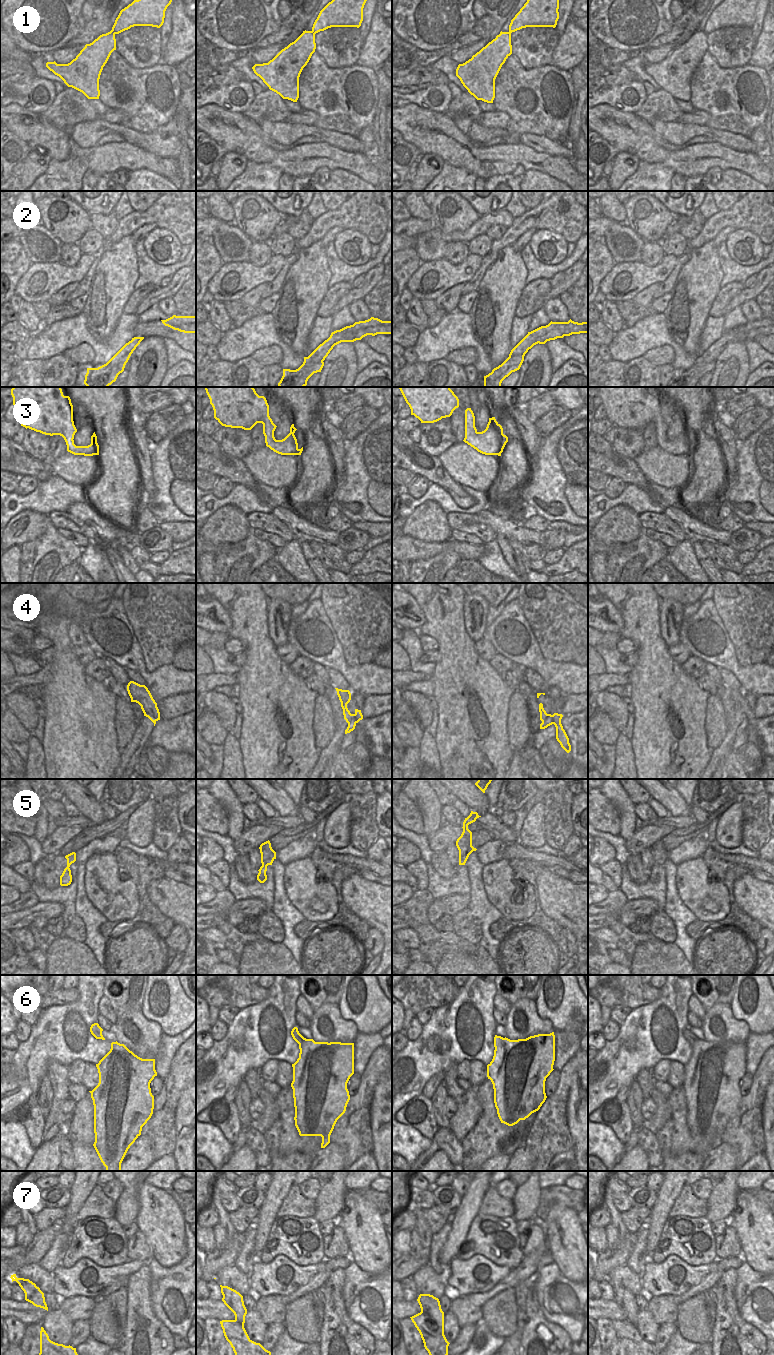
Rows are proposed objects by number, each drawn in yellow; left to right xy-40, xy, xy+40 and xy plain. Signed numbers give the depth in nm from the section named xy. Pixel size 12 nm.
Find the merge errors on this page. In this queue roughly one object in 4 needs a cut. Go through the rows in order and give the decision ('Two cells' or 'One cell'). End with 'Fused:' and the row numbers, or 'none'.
1: One cell
2: Two cells
3: One cell
4: One cell
5: One cell
6: Two cells
7: Two cells
Fused: 2, 6, 7.

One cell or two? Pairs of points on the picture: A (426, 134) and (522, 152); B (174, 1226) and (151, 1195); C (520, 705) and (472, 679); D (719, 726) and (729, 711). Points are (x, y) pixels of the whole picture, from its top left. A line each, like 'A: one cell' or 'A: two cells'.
A: one cell
B: one cell
C: two cells
D: two cells

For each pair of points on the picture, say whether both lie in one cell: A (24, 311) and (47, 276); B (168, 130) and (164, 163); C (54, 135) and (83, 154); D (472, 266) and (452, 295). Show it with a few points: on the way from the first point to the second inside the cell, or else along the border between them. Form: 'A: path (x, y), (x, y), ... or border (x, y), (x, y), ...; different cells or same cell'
A: border (22, 299), (31, 304); different cells
B: border (145, 150), (161, 157), (175, 158); different cells
C: border (70, 137), (70, 155), (61, 161), (52, 159); different cells
D: border (463, 283), (457, 283), (439, 295); different cells

